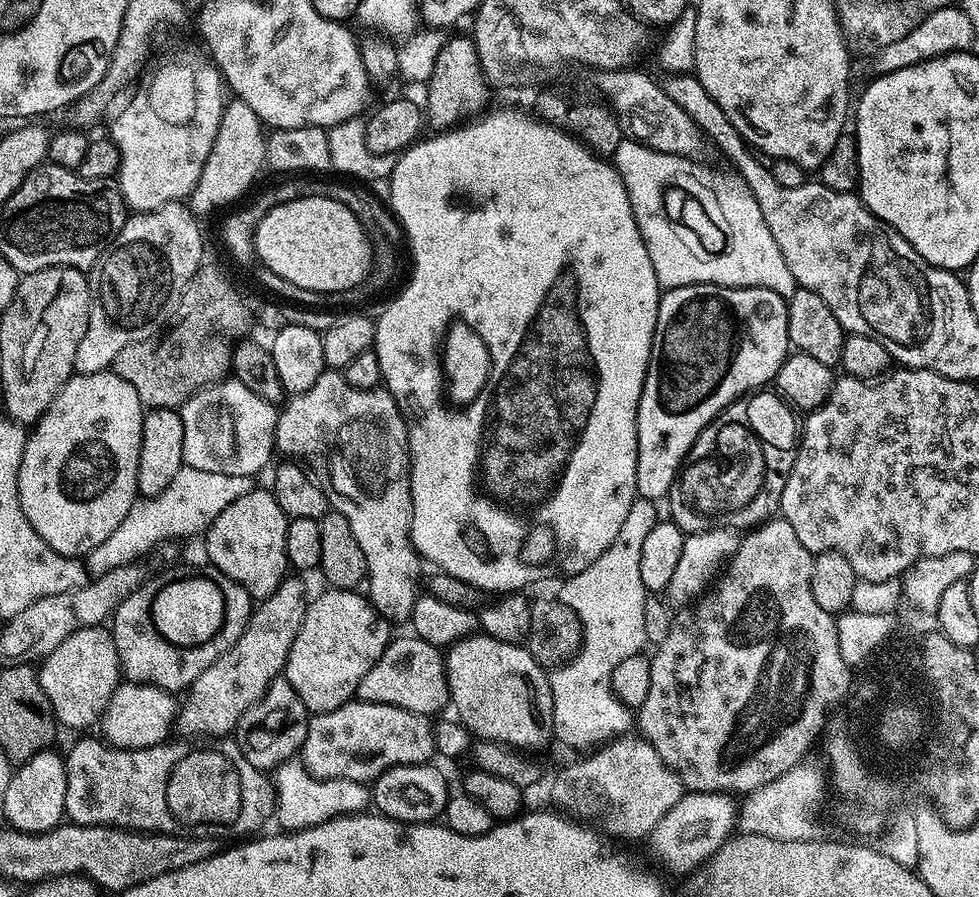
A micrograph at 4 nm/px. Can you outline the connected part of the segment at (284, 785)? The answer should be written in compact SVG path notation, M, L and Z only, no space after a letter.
M299 759L284 761L274 772L274 820L284 830L313 828L335 816L350 816L365 811L370 804L368 784L353 780L319 780Z

